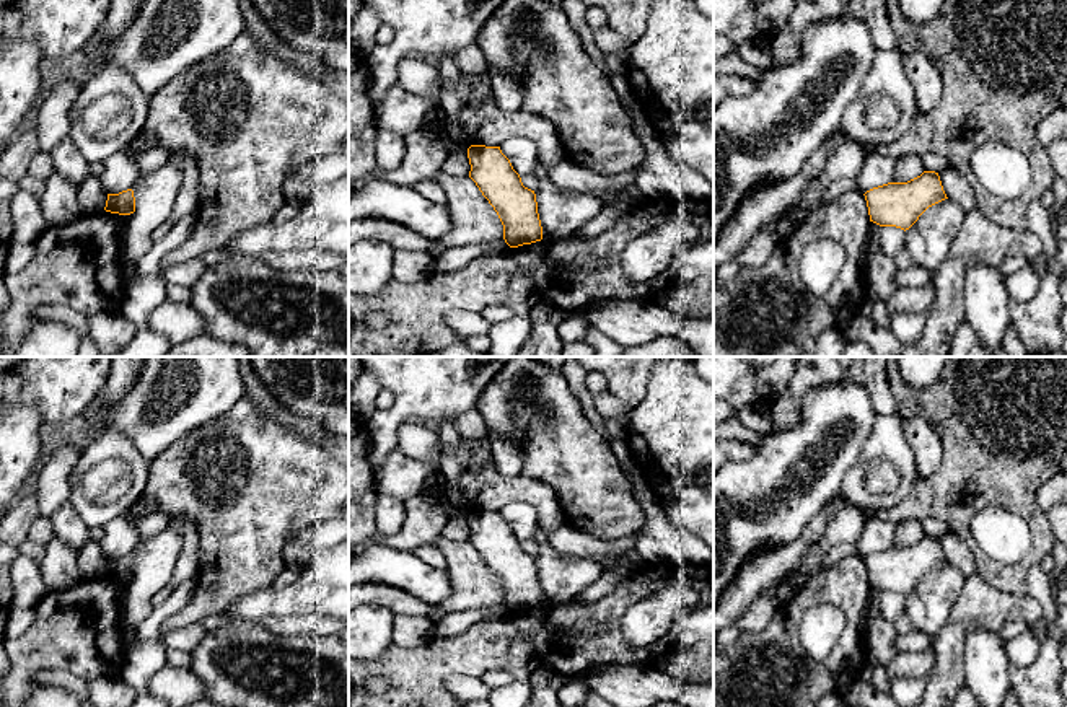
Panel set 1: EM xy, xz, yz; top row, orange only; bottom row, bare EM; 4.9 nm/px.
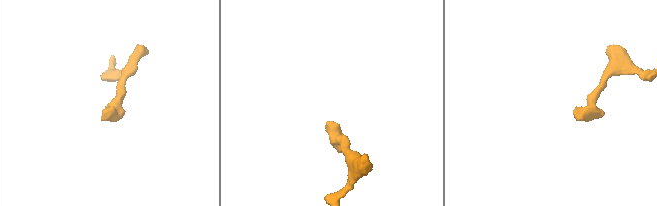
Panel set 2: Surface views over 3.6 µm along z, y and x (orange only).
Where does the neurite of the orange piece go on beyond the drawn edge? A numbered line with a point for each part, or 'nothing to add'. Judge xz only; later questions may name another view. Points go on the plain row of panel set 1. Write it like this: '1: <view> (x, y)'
nothing to add

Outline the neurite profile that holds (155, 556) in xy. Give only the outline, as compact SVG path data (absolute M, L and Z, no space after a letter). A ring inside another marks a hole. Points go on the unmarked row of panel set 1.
M166 528L155 536L142 538L132 552L135 577L124 595L122 622L134 632L153 611L153 595L168 586L181 549L182 539L179 534Z

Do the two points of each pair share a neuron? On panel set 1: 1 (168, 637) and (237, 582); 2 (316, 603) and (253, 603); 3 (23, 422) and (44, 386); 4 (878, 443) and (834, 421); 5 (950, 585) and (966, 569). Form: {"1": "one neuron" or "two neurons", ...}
{"1": "two neurons", "2": "one neuron", "3": "two neurons", "4": "two neurons", "5": "two neurons"}

